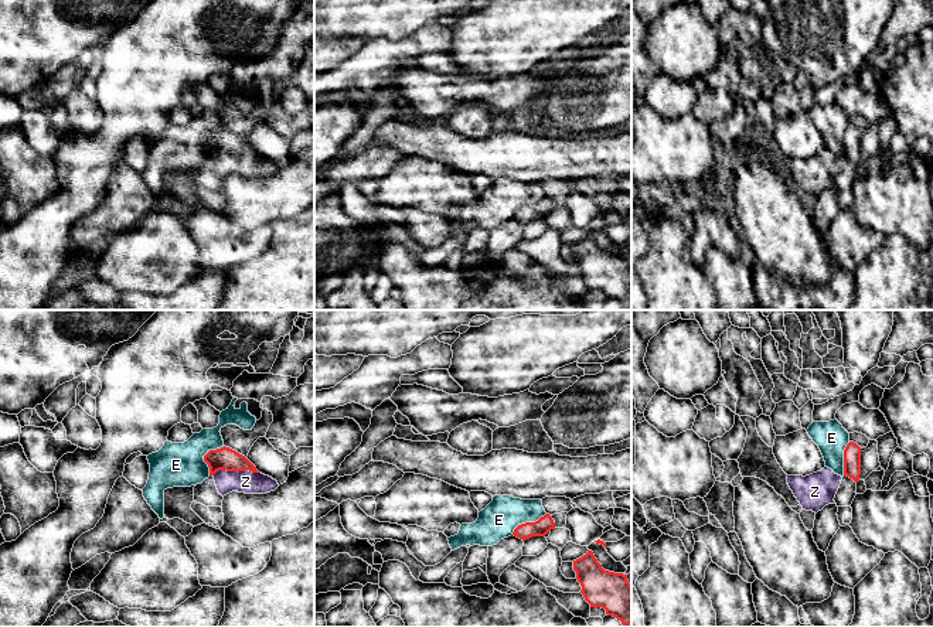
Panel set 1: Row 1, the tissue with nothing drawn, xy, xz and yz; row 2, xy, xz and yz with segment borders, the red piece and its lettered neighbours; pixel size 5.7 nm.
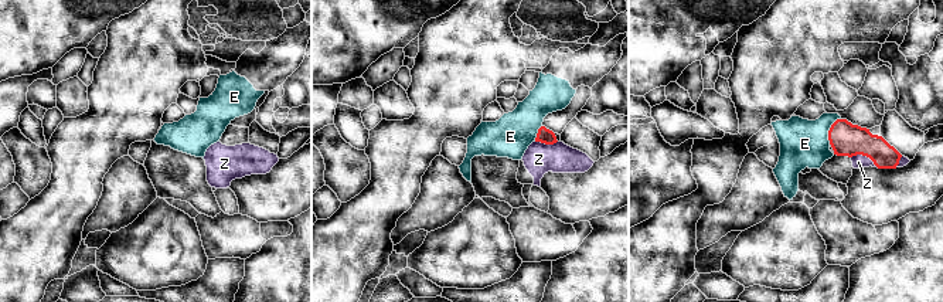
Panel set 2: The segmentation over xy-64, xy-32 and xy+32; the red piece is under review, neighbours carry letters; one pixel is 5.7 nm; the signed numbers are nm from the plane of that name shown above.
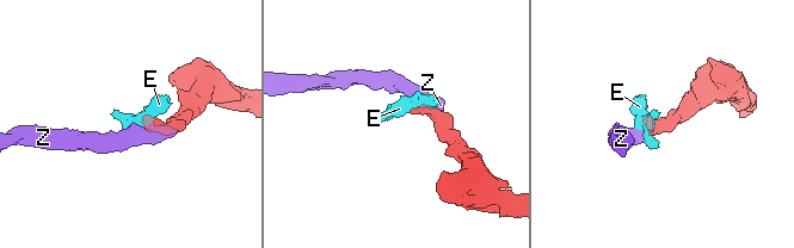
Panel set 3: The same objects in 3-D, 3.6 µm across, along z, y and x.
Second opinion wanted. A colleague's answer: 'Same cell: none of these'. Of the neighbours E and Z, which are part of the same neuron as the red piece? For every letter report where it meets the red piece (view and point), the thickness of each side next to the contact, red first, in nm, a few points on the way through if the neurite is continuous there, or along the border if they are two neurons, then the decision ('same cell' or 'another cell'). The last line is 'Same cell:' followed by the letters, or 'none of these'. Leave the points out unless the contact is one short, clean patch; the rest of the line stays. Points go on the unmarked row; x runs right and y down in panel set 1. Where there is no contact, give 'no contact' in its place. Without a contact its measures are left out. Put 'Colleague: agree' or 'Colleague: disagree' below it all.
E: meets red in xy at (204, 139); 130 nm thick on the red side, 260 nm on the other; border along xy (224, 129), (210, 133), (204, 139), (208, 157); another cell
Z: meets red in xy at (235, 153); 130 nm thick on the red side, 130 nm on the other; runs through xy (227, 142), (235, 153), (245, 164); same cell
Same cell: Z
Colleague: disagree

